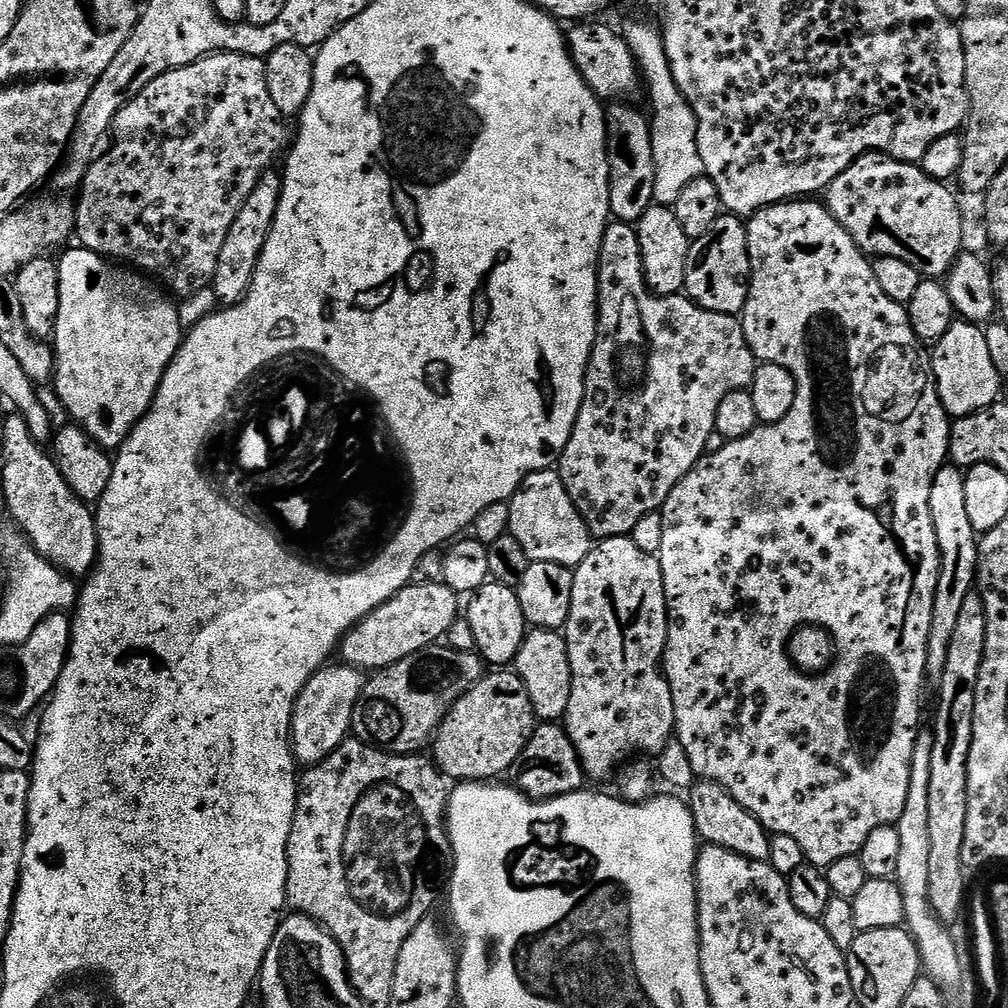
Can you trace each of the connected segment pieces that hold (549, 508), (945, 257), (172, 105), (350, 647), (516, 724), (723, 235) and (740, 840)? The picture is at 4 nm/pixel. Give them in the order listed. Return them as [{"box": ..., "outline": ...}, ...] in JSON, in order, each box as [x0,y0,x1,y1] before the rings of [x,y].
[{"box":[507,468,594,570],"outline":[[[543,468],[540,472],[531,472],[524,477],[520,489],[507,501],[507,505],[510,510],[509,533],[518,540],[531,563],[554,562],[575,570],[594,547],[594,538],[570,502],[559,471]]]},{"box":[826,154,966,278],"outline":[[[869,154],[857,158],[853,164],[846,166],[846,170],[842,170],[842,174],[838,174],[838,178],[834,178],[834,182],[830,182],[826,189],[826,207],[869,257],[898,258],[914,266],[921,277],[944,278],[960,257],[963,220],[966,217],[963,211],[960,212],[960,204],[948,187],[945,181],[935,180],[926,174],[919,163]]]},{"box":[74,52,285,298],"outline":[[[215,52],[213,56],[203,56],[201,60],[194,62],[190,66],[175,68],[166,74],[162,74],[158,78],[154,78],[154,82],[150,82],[150,86],[146,86],[146,90],[142,90],[126,106],[122,106],[122,110],[117,114],[114,118],[114,122],[112,123],[108,153],[106,153],[105,156],[98,162],[94,162],[94,166],[90,166],[90,170],[86,174],[84,183],[81,184],[78,189],[80,201],[78,201],[77,204],[74,204],[74,215],[76,218],[74,236],[75,239],[80,239],[77,240],[79,247],[88,248],[90,251],[99,254],[99,256],[111,258],[113,261],[123,262],[125,265],[131,266],[133,269],[139,270],[141,273],[151,274],[157,281],[165,280],[165,282],[177,292],[177,297],[183,298],[189,296],[190,294],[194,294],[195,292],[205,291],[205,289],[207,289],[212,283],[214,270],[218,266],[218,254],[222,251],[222,242],[226,242],[226,234],[230,230],[230,226],[234,226],[234,218],[238,218],[238,210],[242,210],[242,202],[246,202],[246,198],[250,198],[250,194],[254,190],[254,186],[258,186],[258,182],[262,178],[262,174],[269,171],[269,169],[275,165],[272,163],[275,162],[276,155],[278,155],[280,151],[282,151],[281,153],[285,151],[283,123],[285,124],[285,121],[280,115],[278,106],[274,106],[274,102],[270,98],[270,90],[266,87],[266,66],[264,65],[264,60],[259,60],[253,56],[247,56],[246,54],[234,54],[233,52]]]},{"box":[339,582,462,670],"outline":[[[413,582],[409,584],[401,592],[394,594],[394,598],[390,598],[390,602],[378,606],[378,610],[374,610],[369,616],[359,620],[350,629],[340,642],[339,659],[343,663],[351,664],[352,667],[361,670],[379,670],[388,668],[394,662],[398,662],[418,650],[433,647],[437,642],[443,641],[447,637],[450,626],[461,615],[462,604],[456,600],[459,600],[457,592],[450,590],[450,586],[446,586],[443,582],[435,584]]]},{"box":[430,670,537,782],"outline":[[[492,670],[454,702],[436,731],[430,752],[449,781],[492,782],[515,765],[537,723],[522,678],[512,670]]]},{"box":[684,214,751,317],"outline":[[[722,214],[714,222],[714,226],[710,226],[706,234],[702,234],[702,238],[689,243],[684,292],[698,307],[739,317],[746,306],[748,282],[751,279],[748,229],[741,217]]]},{"box":[686,779,770,861],"outline":[[[697,779],[687,793],[686,803],[692,811],[696,835],[705,845],[725,848],[747,860],[767,861],[770,833],[764,829],[762,822],[758,822],[758,818],[738,806],[738,802],[734,802],[734,798],[724,788],[709,780]]]}]

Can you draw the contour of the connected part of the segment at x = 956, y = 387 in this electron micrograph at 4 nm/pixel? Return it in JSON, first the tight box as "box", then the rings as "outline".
{"box":[930,322,1001,417],"outline":[[[954,322],[946,330],[946,338],[939,340],[930,352],[932,379],[936,382],[936,393],[949,417],[974,414],[986,406],[997,403],[1001,395],[1000,375],[990,359],[990,346],[986,346],[984,328],[978,324]]]}

